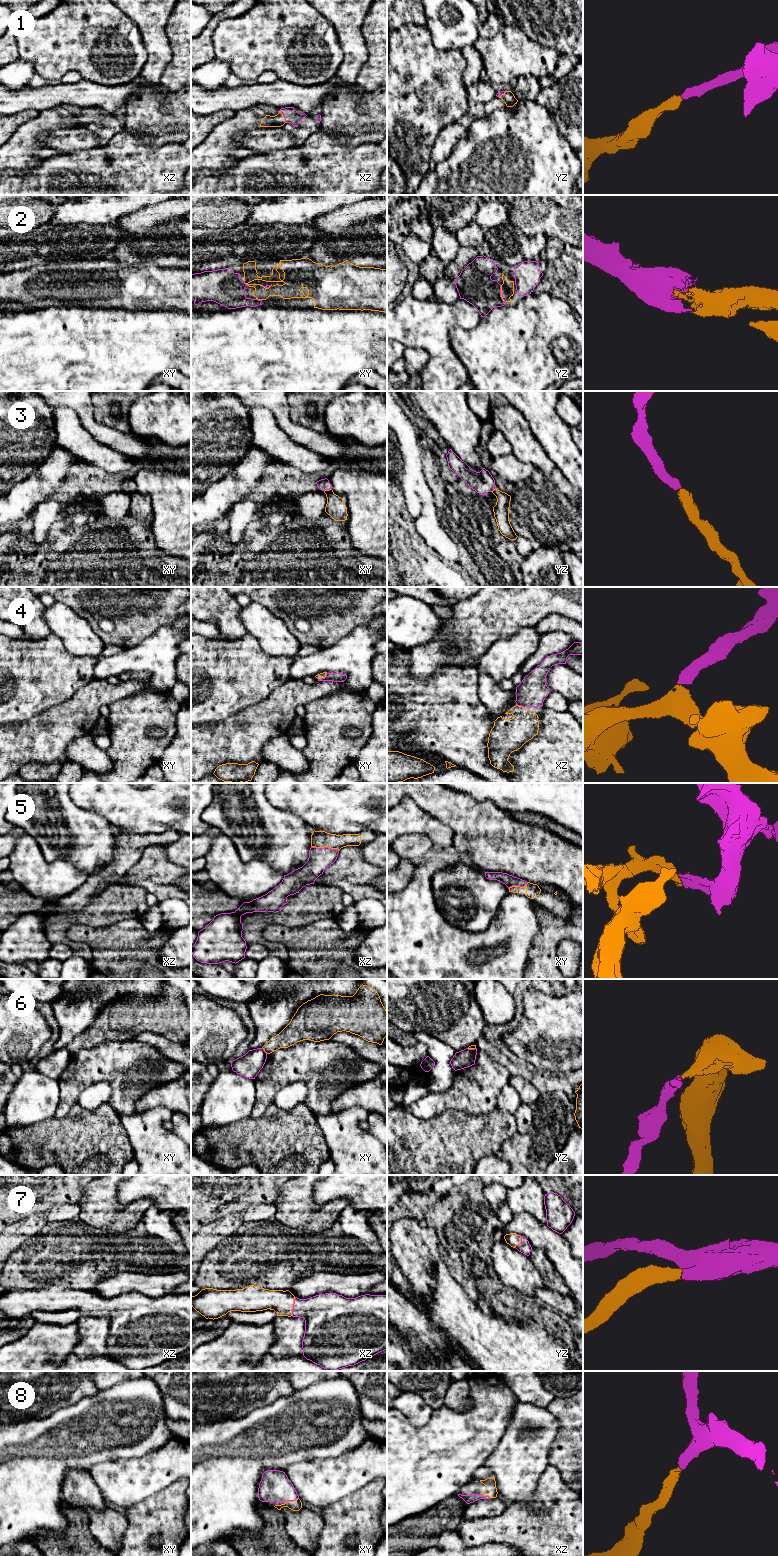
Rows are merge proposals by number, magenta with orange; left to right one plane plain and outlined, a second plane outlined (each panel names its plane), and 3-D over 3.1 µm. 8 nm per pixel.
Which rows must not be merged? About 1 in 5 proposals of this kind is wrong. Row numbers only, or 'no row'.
6

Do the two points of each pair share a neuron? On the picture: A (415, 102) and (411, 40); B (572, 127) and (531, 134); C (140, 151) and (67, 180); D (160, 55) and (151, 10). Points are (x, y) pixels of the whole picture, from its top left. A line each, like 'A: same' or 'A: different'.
A: same
B: different
C: same
D: same

